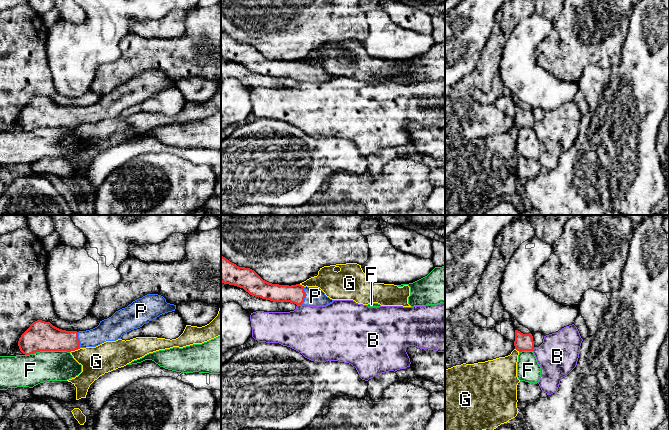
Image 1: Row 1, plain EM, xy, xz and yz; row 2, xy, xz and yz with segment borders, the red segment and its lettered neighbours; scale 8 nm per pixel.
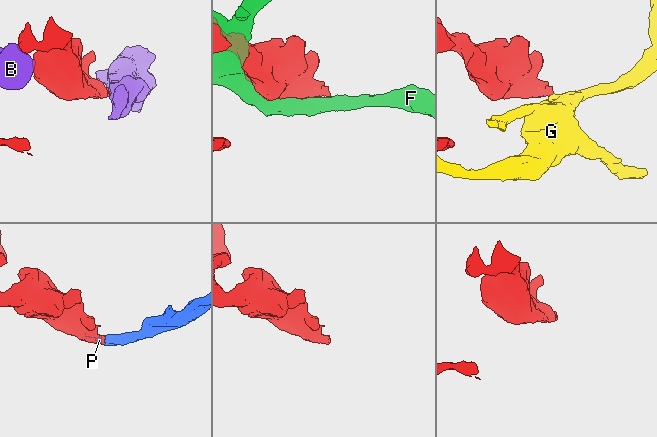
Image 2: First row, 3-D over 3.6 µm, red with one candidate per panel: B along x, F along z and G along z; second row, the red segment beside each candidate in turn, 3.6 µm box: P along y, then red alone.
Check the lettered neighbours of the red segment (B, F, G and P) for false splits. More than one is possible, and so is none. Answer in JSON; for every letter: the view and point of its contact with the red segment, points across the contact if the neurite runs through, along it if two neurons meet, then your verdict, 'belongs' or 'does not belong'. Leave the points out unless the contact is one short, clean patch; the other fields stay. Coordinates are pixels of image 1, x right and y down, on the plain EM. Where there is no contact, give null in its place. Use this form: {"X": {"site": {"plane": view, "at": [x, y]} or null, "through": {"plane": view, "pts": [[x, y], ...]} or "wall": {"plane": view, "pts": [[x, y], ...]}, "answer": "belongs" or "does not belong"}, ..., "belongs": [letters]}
{"B": {"site": {"plane": "xz", "at": [299, 80]}, "answer": "does not belong"}, "F": {"site": {"plane": "xy", "at": [47, 126]}, "answer": "does not belong"}, "G": {"site": {"plane": "xy", "at": [75, 125]}, "answer": "does not belong"}, "P": {"site": {"plane": "xz", "at": [305, 71]}, "through": {"plane": "xz", "pts": [[295, 70], [305, 71], [315, 72]]}, "answer": "belongs"}, "belongs": ["P"]}

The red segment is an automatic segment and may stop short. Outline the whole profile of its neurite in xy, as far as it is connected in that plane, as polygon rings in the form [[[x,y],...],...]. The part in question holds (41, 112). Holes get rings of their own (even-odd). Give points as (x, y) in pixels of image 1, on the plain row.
[[[147,70],[100,97],[97,103],[86,107],[66,107],[50,98],[37,96],[21,111],[18,122],[25,131],[40,127],[71,128],[96,123],[106,117],[121,115],[123,110],[175,85],[176,81],[167,79],[163,72]]]

